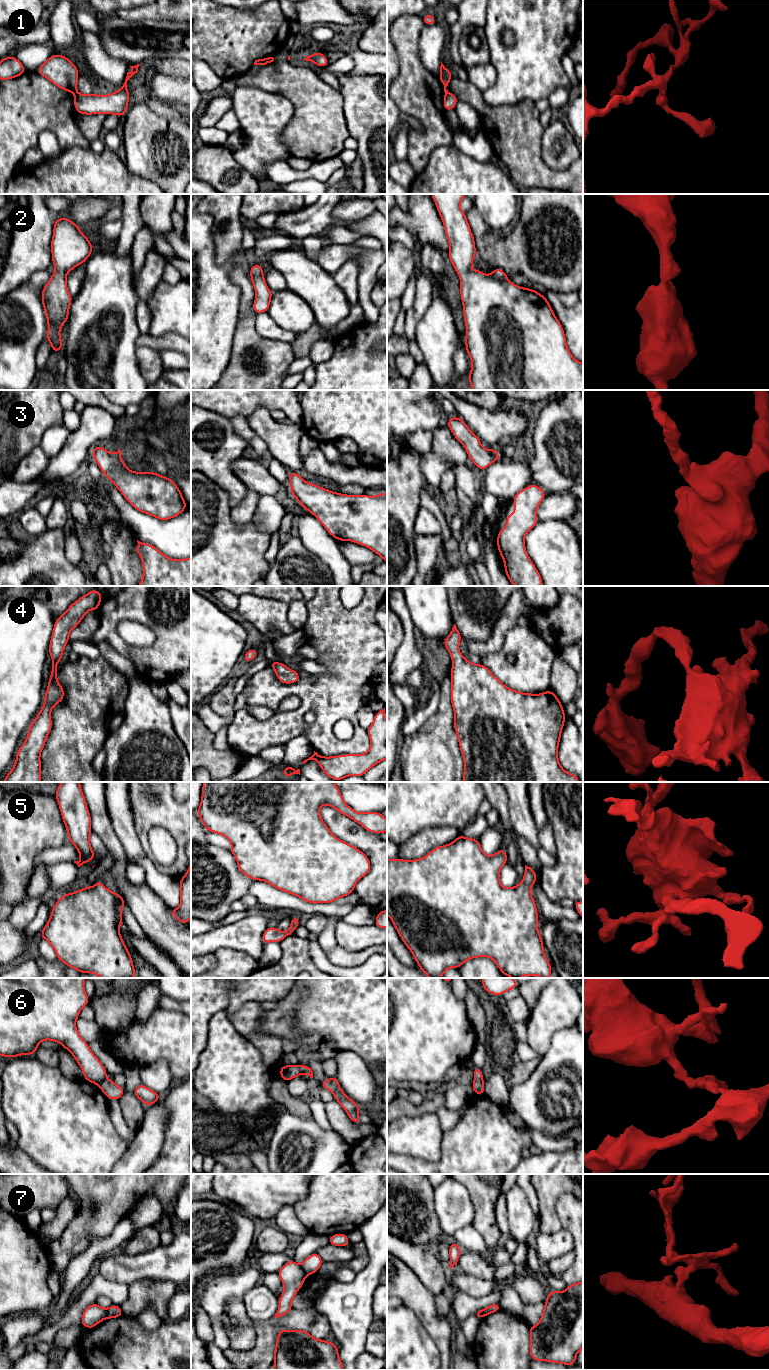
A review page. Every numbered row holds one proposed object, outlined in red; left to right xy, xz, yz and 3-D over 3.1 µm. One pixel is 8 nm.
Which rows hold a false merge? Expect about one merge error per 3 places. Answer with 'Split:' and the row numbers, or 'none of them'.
Split: 1, 6, 7

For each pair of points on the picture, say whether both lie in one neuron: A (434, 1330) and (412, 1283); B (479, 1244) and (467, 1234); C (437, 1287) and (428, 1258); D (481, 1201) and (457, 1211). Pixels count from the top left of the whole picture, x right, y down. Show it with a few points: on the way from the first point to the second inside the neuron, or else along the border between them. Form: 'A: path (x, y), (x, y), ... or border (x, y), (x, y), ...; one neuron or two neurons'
A: path (429, 1318), (422, 1302), (415, 1295); one neuron
B: path (476, 1243), (470, 1237); one neuron
C: path (435, 1280), (435, 1276), (428, 1268), (428, 1265); one neuron
D: border (462, 1184), (467, 1190), (473, 1205), (473, 1223); two neurons

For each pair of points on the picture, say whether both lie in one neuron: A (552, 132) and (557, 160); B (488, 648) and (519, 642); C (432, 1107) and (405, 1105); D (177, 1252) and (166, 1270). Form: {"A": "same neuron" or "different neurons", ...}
{"A": "same neuron", "B": "different neurons", "C": "same neuron", "D": "same neuron"}

